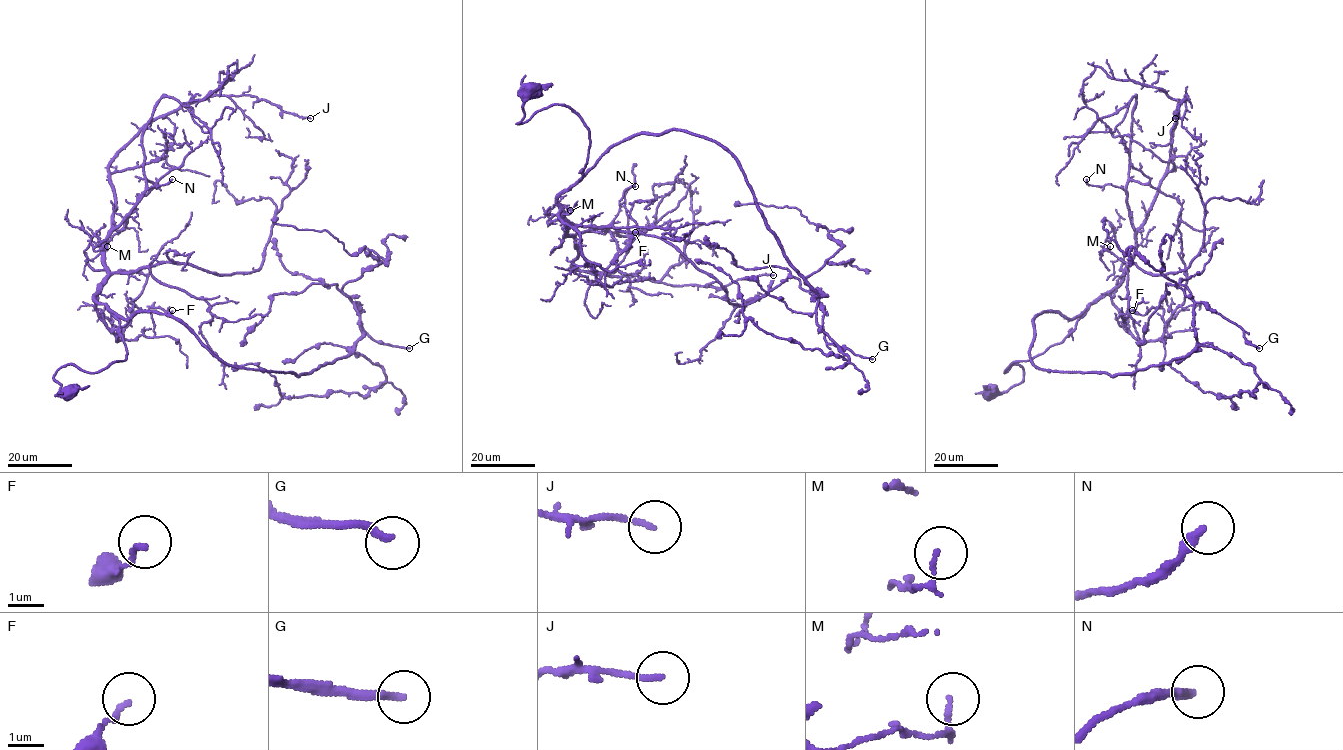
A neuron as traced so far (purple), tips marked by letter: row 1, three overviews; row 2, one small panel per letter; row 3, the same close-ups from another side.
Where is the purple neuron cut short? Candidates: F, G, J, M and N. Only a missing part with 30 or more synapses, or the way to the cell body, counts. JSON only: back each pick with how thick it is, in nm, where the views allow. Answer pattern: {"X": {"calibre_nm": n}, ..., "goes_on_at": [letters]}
{"G": {"calibre_nm": 220}, "goes_on_at": ["G"]}

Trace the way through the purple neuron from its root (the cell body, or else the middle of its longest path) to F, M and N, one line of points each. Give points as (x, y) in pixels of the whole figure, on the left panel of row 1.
F: (69, 392), (61, 367), (126, 358), (96, 293), (117, 340), (153, 337), (149, 309), (172, 310)
M: (69, 392), (61, 367), (126, 358), (84, 229), (107, 246)
N: (69, 392), (54, 378), (61, 367), (98, 372), (126, 358), (119, 321), (94, 299), (105, 240), (172, 179)

